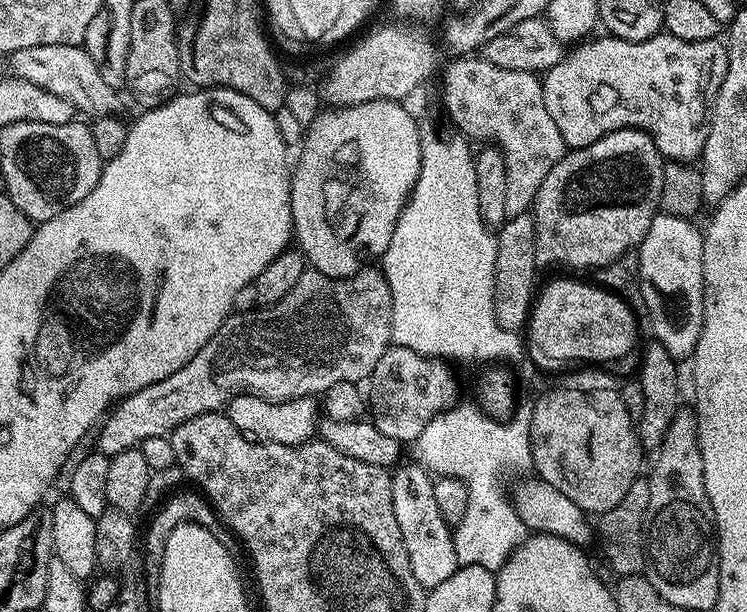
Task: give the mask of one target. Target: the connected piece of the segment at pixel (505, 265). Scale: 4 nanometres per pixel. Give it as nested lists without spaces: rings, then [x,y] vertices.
[[[531,215],[508,217],[495,233],[495,238],[496,261],[494,262],[494,270],[496,271],[496,293],[494,294],[494,314],[498,318],[498,326],[519,333],[528,323],[528,317],[534,303],[534,293],[538,288],[538,283],[536,284],[536,271],[538,271],[536,262],[536,227]]]

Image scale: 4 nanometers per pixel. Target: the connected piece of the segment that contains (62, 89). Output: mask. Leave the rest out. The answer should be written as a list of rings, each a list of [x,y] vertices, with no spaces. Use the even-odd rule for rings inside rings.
[[[30,46],[26,50],[14,50],[7,57],[6,64],[13,77],[25,80],[66,102],[77,112],[88,118],[111,116],[120,111],[121,93],[111,88],[98,74],[98,66],[94,66],[94,58],[83,46]]]

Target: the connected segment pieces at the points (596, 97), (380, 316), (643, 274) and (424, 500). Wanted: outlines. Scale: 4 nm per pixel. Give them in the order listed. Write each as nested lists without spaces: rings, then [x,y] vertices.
[[[604,34],[601,37],[601,40],[588,38],[577,43],[573,47],[576,48],[573,52],[571,49],[549,72],[543,73],[542,76],[546,111],[550,113],[550,118],[554,118],[554,126],[558,126],[558,134],[562,134],[565,145],[569,149],[585,148],[594,142],[598,142],[598,138],[618,131],[619,128],[641,128],[643,132],[647,132],[665,161],[677,160],[683,164],[699,161],[704,155],[704,143],[708,133],[706,121],[710,116],[710,89],[719,85],[721,78],[726,74],[726,66],[728,65],[727,47],[719,39],[707,40],[706,42],[682,42],[682,38],[674,38],[667,34],[652,36],[649,40],[619,40],[617,36],[611,34]]]
[[[369,266],[362,269],[358,274],[347,276],[346,278],[330,278],[321,272],[306,270],[302,274],[302,278],[298,278],[294,290],[290,290],[290,294],[286,294],[286,298],[282,298],[278,302],[267,306],[257,306],[251,312],[236,312],[229,316],[226,322],[222,322],[222,326],[218,326],[218,334],[214,334],[214,338],[210,338],[210,342],[206,342],[206,346],[202,346],[202,350],[198,350],[198,354],[194,354],[194,358],[190,358],[190,362],[186,362],[186,366],[182,366],[182,370],[174,370],[174,374],[170,374],[170,378],[162,378],[162,382],[154,382],[154,386],[146,386],[142,390],[125,396],[123,400],[119,401],[103,417],[102,423],[95,433],[95,436],[97,435],[96,444],[94,444],[95,451],[111,458],[122,454],[122,450],[134,448],[142,442],[146,442],[146,438],[168,436],[178,426],[182,426],[182,422],[186,422],[190,418],[198,418],[198,414],[221,411],[228,401],[237,394],[266,398],[270,402],[277,404],[278,402],[286,402],[294,398],[302,398],[303,396],[319,397],[330,386],[334,386],[334,382],[367,381],[374,370],[374,366],[378,366],[378,358],[382,358],[382,354],[390,347],[391,338],[392,303],[390,302],[390,290],[379,267]]]
[[[658,214],[646,230],[646,238],[638,249],[642,308],[648,311],[655,343],[666,346],[674,358],[691,357],[702,334],[704,317],[704,275],[702,254],[704,238],[701,229],[683,216]]]
[[[419,462],[403,464],[391,473],[394,518],[398,518],[402,542],[406,542],[406,554],[410,554],[410,570],[414,570],[414,578],[418,578],[425,590],[431,590],[454,575],[458,567],[452,541],[453,529],[442,518],[438,504],[434,502],[433,477],[424,465]]]

